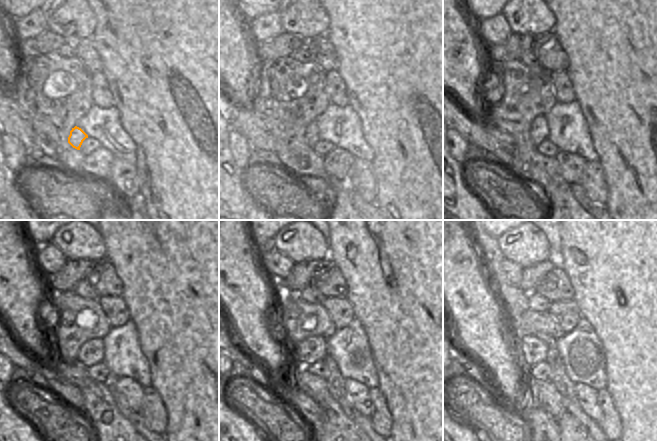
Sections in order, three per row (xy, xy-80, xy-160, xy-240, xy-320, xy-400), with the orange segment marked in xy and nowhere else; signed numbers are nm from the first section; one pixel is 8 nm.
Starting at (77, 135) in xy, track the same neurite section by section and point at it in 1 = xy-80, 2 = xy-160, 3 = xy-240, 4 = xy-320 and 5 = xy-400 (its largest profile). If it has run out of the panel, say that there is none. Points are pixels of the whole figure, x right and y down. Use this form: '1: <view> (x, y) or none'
1: xy-80 (312, 138)
2: xy-160 (539, 127)
3: xy-240 (91, 352)
4: xy-320 (315, 348)
5: xy-400 (535, 350)

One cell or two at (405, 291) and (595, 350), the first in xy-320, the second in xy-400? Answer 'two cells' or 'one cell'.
two cells

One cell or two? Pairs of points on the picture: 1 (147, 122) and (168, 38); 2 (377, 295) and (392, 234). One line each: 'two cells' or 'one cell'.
1: one cell
2: one cell

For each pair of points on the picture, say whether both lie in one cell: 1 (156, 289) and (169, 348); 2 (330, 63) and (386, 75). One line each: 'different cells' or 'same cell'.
1: same cell
2: different cells

